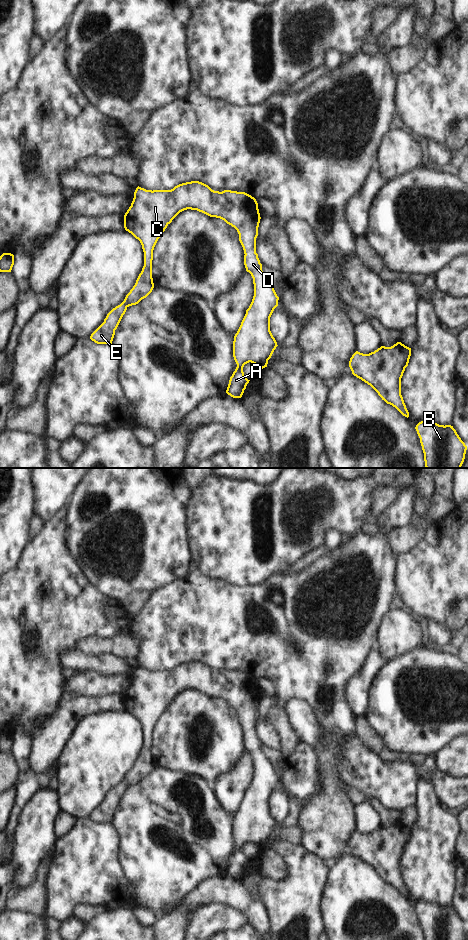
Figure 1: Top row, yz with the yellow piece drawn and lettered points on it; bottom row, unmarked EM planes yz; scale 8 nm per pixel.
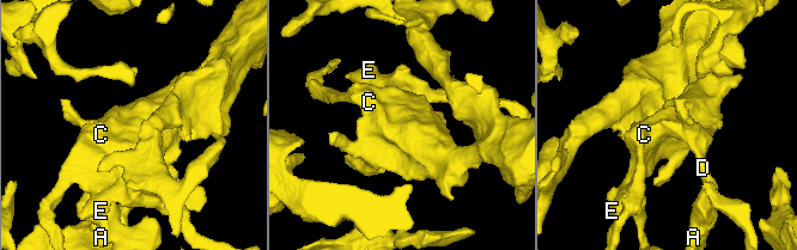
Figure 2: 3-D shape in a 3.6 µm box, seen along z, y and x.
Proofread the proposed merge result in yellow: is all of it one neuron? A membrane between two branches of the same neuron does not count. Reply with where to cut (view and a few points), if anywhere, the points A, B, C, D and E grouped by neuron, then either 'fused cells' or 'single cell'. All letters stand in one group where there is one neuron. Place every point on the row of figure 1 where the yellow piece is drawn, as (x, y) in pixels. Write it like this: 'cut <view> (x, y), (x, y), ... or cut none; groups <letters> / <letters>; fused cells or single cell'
cut none; groups A B C D E; single cell

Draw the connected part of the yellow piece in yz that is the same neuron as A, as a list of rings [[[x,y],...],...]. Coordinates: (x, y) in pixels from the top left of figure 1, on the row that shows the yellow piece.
[[[199,181],[182,183],[171,190],[152,191],[138,186],[124,215],[124,228],[140,241],[144,266],[124,301],[107,314],[90,339],[97,344],[112,344],[115,330],[127,308],[138,304],[152,292],[154,247],[172,220],[187,209],[220,218],[237,230],[245,254],[244,265],[253,278],[254,296],[233,341],[233,357],[237,367],[226,390],[231,397],[241,398],[250,381],[244,375],[244,365],[251,362],[260,369],[267,367],[278,346],[270,331],[270,317],[279,300],[273,284],[262,271],[256,253],[261,219],[258,203],[245,192],[214,191]]]

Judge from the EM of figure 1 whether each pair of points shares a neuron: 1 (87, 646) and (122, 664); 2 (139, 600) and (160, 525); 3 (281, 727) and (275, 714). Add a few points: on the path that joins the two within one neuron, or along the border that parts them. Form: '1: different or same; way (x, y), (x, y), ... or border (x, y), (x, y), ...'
1: different; border (80, 650), (85, 655), (114, 654), (126, 659)
2: different; border (151, 591), (133, 590), (122, 602)
3: same; way (281, 724), (281, 720), (278, 717)

